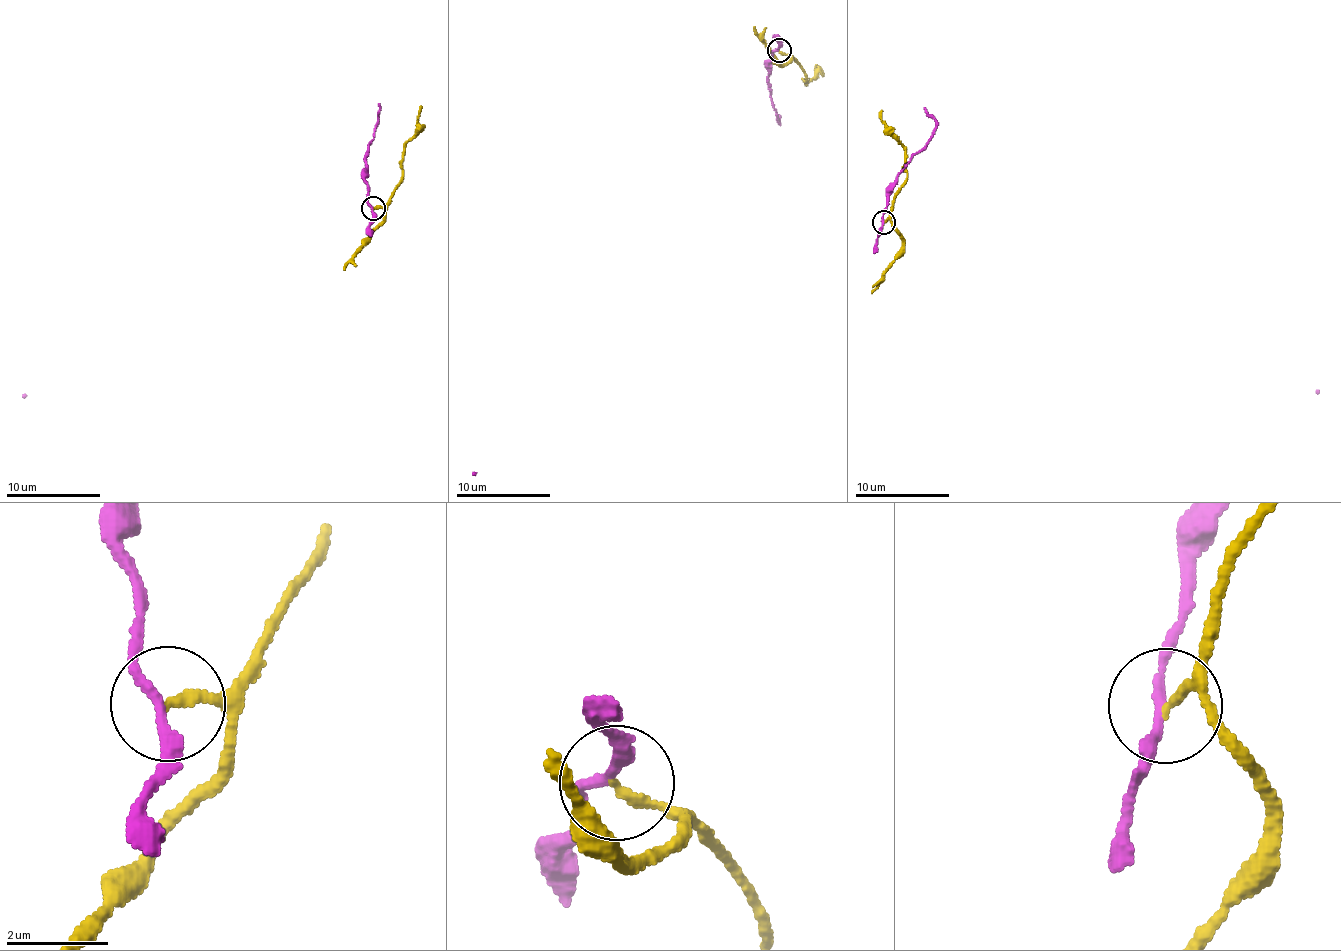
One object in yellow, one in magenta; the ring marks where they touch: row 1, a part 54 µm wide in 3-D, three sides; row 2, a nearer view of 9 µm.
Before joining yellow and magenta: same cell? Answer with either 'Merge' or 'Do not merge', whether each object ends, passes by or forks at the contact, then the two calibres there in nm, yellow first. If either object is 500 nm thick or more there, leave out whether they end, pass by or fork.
Do not merge. At the ring yellow ends. At the ring magenta passes by. Thickness 180 nm (yellow) against 180 nm

